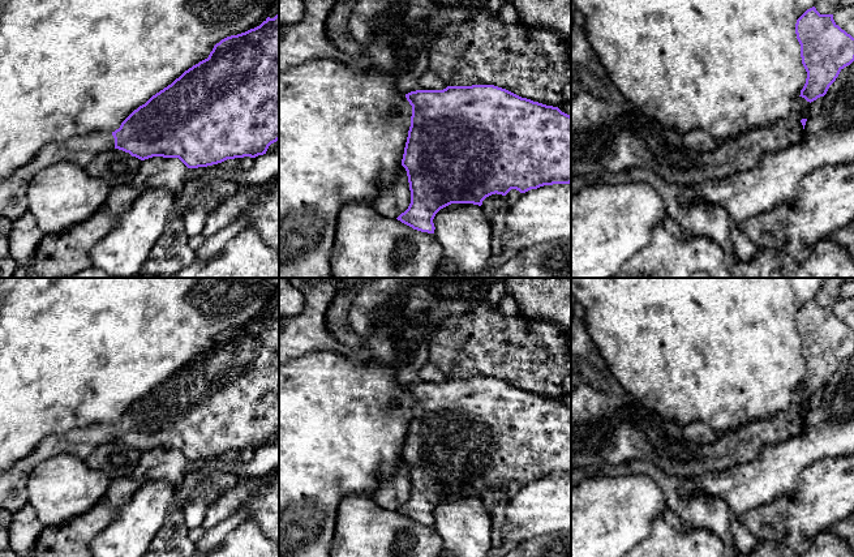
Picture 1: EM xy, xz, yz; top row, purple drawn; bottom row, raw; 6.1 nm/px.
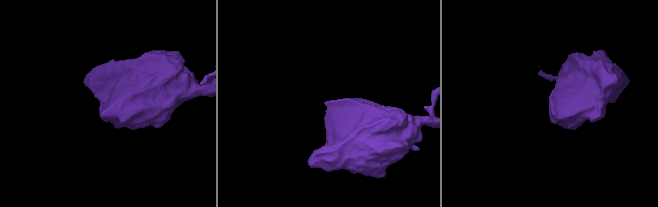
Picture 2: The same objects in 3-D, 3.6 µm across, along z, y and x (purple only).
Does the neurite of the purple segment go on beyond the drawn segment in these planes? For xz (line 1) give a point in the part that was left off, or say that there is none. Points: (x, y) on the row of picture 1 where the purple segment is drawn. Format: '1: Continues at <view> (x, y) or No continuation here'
1: No continuation here

